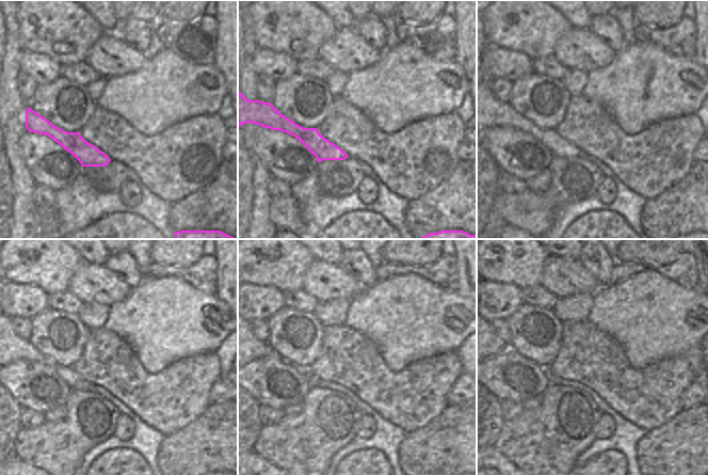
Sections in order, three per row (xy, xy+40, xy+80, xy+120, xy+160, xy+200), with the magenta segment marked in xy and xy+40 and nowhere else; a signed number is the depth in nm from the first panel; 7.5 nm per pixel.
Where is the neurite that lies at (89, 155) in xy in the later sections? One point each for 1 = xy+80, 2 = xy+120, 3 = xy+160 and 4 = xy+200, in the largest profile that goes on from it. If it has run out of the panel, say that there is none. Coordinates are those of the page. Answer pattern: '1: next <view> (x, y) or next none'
1: next xy+80 (498, 113)
2: next xy+120 (20, 350)
3: next xy+160 (259, 349)
4: next xy+200 (498, 346)

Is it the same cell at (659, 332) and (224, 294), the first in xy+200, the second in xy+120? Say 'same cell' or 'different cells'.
different cells

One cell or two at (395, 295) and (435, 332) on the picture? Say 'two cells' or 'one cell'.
one cell

